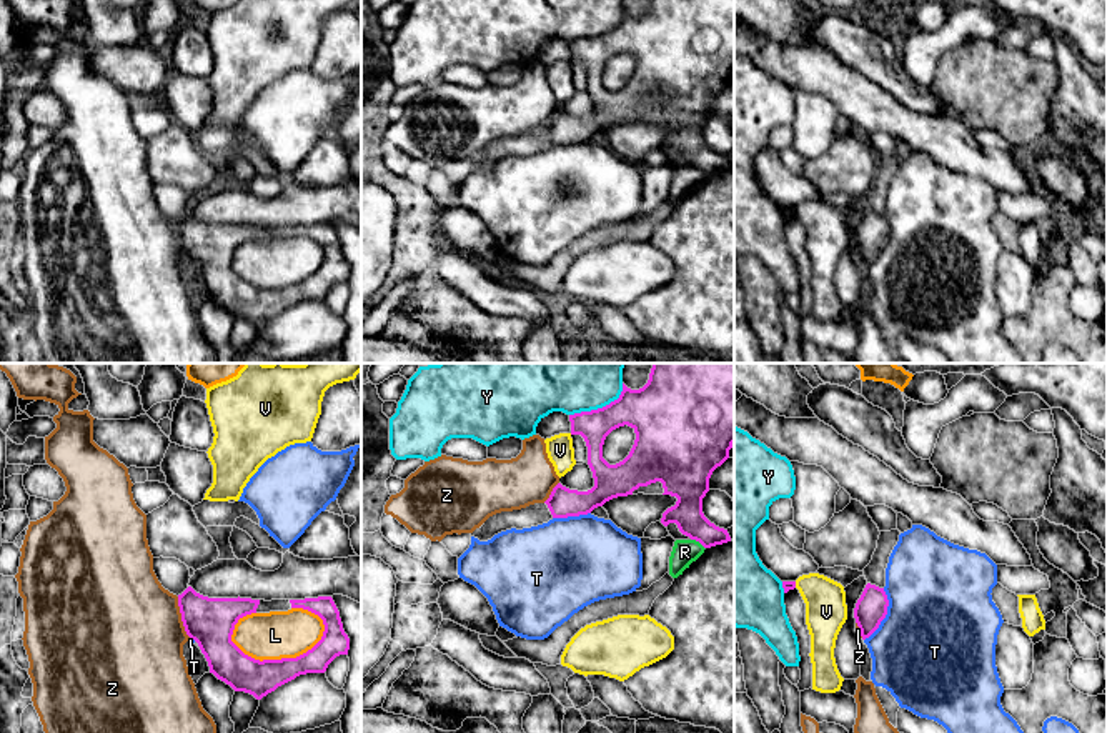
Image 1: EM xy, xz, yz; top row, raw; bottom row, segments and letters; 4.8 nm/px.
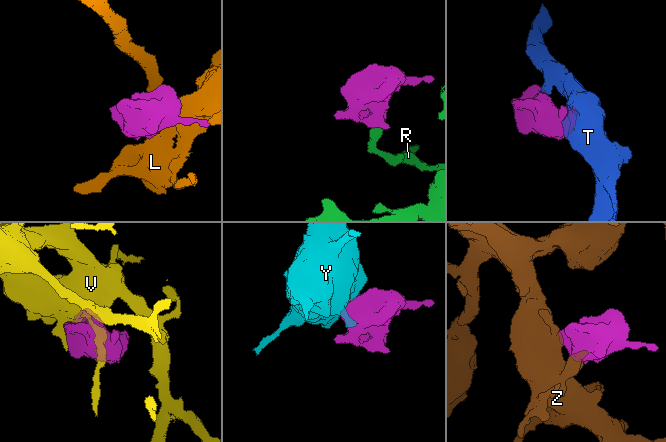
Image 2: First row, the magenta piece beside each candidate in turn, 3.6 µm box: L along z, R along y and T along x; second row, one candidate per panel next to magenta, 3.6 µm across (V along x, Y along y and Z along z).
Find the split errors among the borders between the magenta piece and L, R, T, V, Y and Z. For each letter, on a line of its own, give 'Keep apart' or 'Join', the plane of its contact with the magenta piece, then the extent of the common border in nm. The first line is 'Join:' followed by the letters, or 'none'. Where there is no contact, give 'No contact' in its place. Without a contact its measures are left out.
Join: none
L: Keep apart. Touches magenta in xy. Shared border 460 nm
R: Keep apart. Touches magenta in xz. Shared border 90 nm
T: Keep apart. Touches magenta in yz. Shared border 280 nm
V: Keep apart. Touches magenta in yz. Shared border 30 nm
Y: Keep apart. Touches magenta in xz. Shared border 300 nm
Z: Keep apart. Touches magenta in xy. Shared border 220 nm

